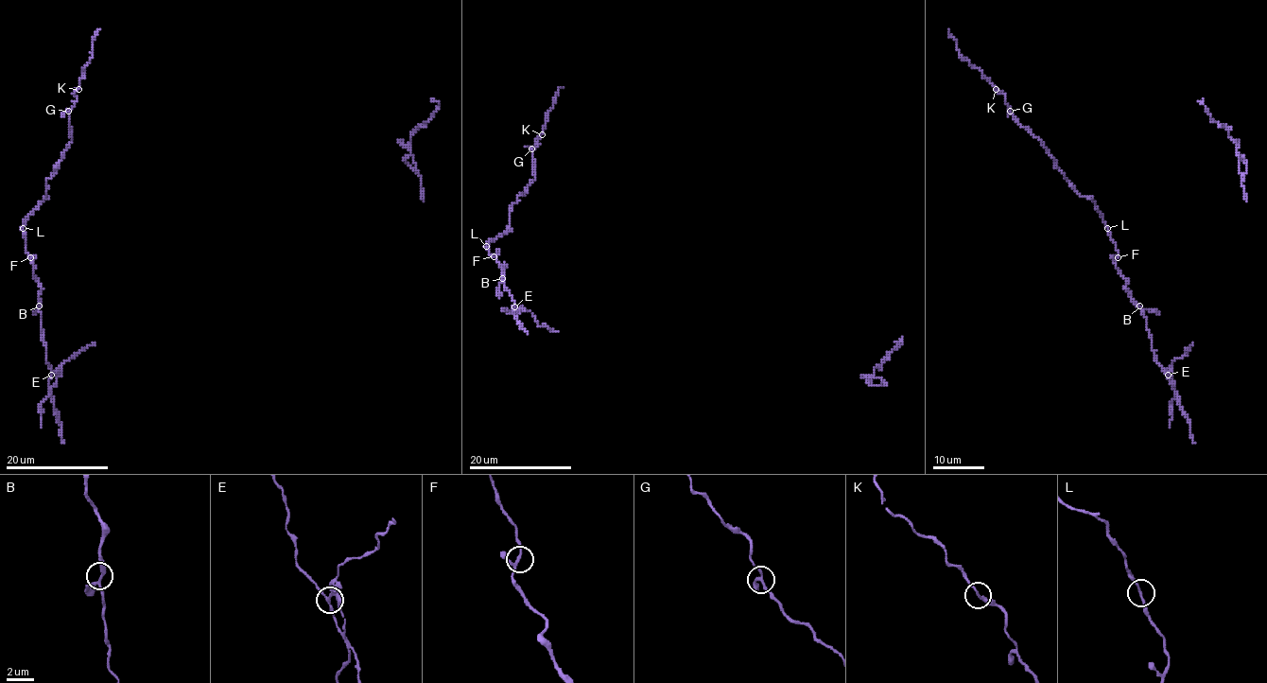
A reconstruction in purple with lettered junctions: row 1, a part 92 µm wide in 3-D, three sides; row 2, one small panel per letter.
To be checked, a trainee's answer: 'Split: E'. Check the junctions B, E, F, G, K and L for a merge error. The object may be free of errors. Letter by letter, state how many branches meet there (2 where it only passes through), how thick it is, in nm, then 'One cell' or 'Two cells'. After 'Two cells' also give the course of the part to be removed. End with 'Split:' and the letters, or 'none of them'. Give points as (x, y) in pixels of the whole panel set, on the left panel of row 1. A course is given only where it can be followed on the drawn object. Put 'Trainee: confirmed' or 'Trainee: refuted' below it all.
B: Branches: 3. Thickness 220 nm. One cell
E: Branches: 3. Thickness 180 nm. Two cells. Course of the part to remove: (52, 374), (57, 374), (56, 384), (41, 405), (41, 427)
F: Branches: 3. Thickness 180 nm. One cell
G: Branches: 3. Thickness 170 nm. One cell
K: Branches: 2. Thickness 200 nm. One cell
L: Branches: 2. Thickness 180 nm. One cell
Split: E
Trainee: confirmed

